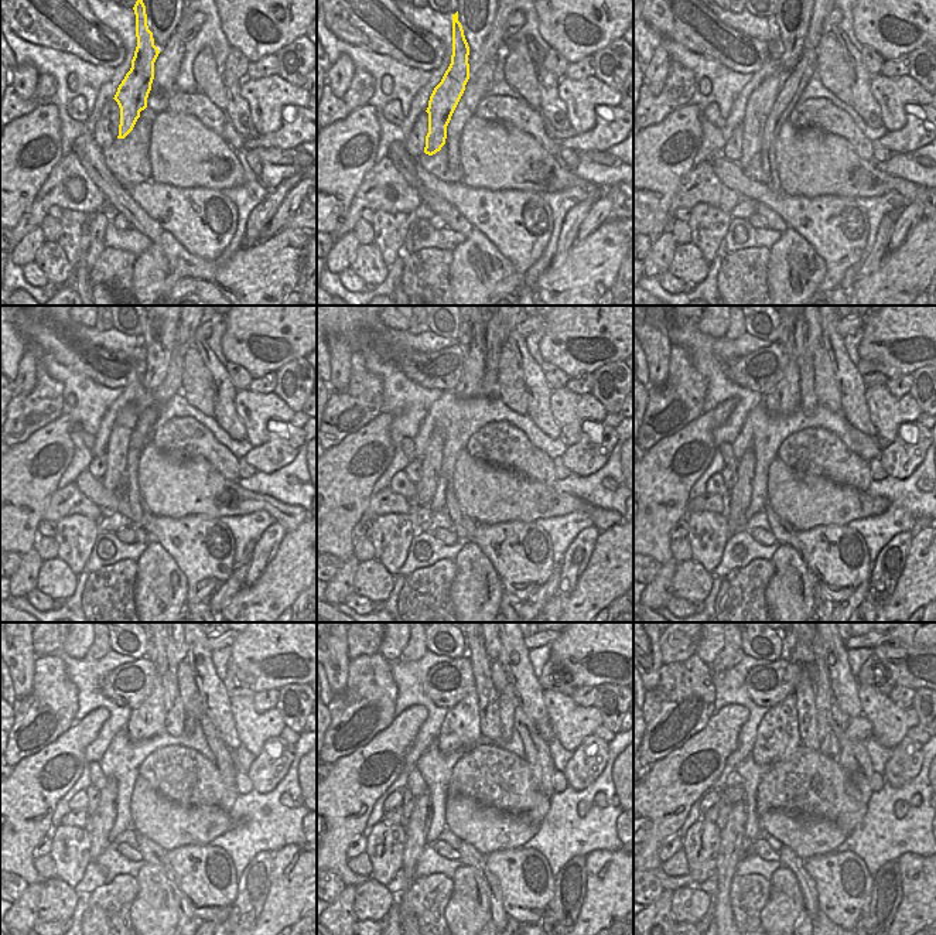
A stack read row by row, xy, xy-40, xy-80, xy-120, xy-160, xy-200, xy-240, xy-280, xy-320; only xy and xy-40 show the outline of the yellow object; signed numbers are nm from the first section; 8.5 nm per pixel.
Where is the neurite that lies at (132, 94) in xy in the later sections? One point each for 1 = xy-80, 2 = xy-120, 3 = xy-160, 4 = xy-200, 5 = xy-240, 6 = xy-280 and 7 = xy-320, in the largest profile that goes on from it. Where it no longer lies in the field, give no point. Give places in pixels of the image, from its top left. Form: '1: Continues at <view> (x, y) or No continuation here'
1: Continues at xy-80 (761, 101)
2: Continues at xy-120 (118, 446)
3: Continues at xy-160 (431, 460)
4: Continues at xy-200 (738, 497)
5: Continues at xy-240 (102, 821)
6: Continues at xy-280 (419, 822)
7: Continues at xy-320 (731, 849)

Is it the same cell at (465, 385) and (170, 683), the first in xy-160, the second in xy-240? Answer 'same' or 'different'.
different

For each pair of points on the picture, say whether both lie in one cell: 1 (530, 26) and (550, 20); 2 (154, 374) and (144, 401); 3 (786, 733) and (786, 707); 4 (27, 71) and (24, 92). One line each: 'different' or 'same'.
1: different
2: different
3: same
4: same

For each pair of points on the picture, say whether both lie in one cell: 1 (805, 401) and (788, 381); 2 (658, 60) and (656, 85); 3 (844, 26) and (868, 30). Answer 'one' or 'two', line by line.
1: two
2: one
3: two

